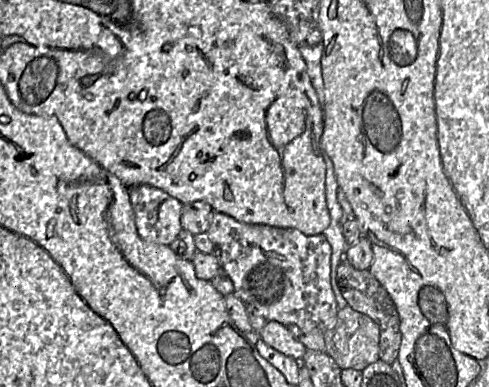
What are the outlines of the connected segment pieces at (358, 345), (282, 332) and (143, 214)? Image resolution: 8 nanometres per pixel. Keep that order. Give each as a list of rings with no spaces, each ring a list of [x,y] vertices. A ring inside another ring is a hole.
[[[349,306],[339,309],[335,323],[324,330],[326,352],[339,366],[339,368],[362,371],[369,364],[379,360],[380,328],[367,315],[355,311]]]
[[[267,321],[260,331],[260,338],[272,348],[296,360],[302,360],[307,350],[294,338],[287,326],[277,321]]]
[[[151,185],[129,189],[135,224],[141,237],[169,245],[182,230],[183,204],[164,190]]]

